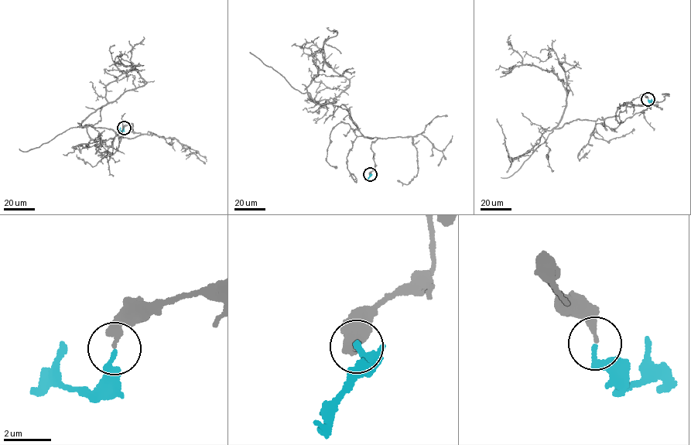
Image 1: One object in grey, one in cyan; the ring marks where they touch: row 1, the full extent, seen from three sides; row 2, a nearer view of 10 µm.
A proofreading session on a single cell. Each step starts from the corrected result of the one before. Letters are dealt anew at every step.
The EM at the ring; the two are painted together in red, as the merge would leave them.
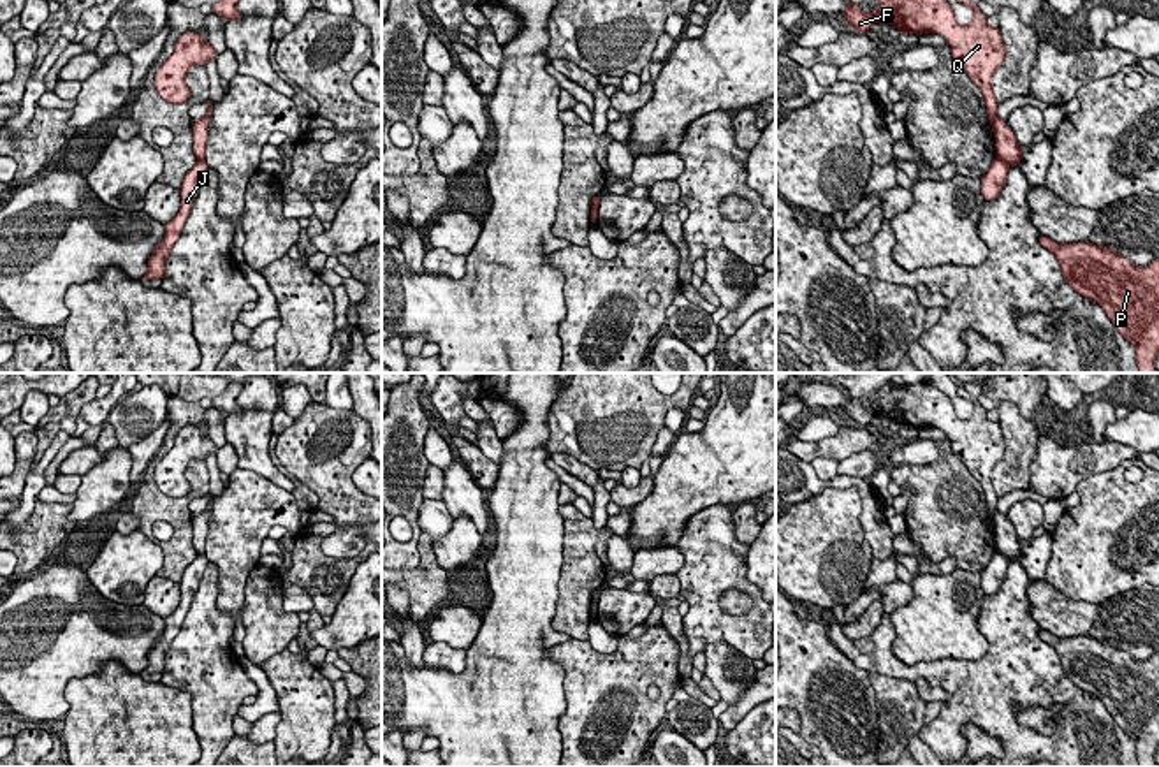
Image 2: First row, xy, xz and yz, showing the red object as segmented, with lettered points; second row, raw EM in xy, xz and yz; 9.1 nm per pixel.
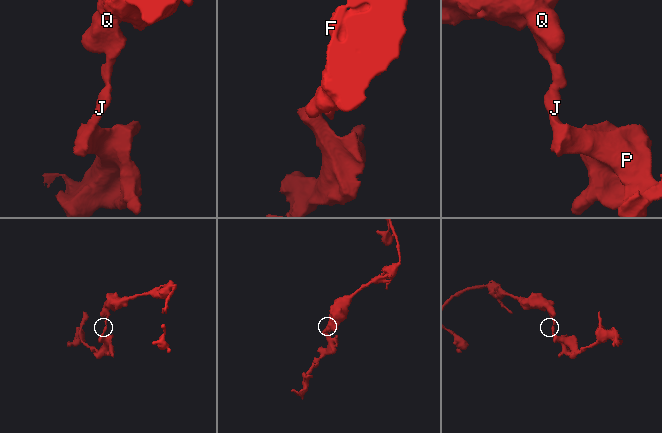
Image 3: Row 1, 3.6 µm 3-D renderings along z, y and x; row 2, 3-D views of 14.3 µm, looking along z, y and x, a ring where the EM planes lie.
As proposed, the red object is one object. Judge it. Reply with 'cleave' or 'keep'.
cleave

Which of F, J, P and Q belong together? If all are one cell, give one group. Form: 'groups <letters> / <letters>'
groups F Q / J P

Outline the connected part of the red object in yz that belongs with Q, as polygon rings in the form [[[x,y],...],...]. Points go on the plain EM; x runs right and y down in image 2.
[[[888,380],[883,387],[879,387],[878,391],[879,401],[872,406],[862,406],[856,398],[849,396],[848,389],[846,392],[848,392],[848,403],[841,406],[841,410],[848,415],[853,426],[869,426],[874,417],[885,415],[890,420],[897,420],[902,426],[902,431],[906,431],[908,426],[913,426],[916,429],[937,427],[944,431],[951,440],[953,454],[967,466],[971,475],[983,487],[990,521],[995,531],[997,552],[1004,554],[1010,561],[1020,558],[1022,547],[1017,538],[1017,531],[1013,524],[1006,519],[1006,515],[999,512],[997,508],[999,496],[992,484],[992,471],[1004,457],[1006,440],[999,420],[990,420],[987,417],[987,410],[980,405],[978,398],[971,396],[962,387],[957,389],[959,398],[964,398],[973,403],[973,415],[969,419],[959,419],[951,398],[936,389],[934,385],[930,385],[929,382],[904,384],[900,387],[895,387],[892,380]]]

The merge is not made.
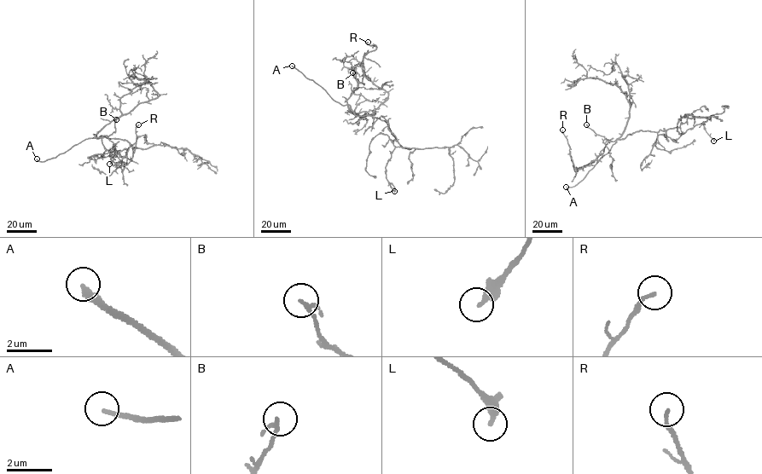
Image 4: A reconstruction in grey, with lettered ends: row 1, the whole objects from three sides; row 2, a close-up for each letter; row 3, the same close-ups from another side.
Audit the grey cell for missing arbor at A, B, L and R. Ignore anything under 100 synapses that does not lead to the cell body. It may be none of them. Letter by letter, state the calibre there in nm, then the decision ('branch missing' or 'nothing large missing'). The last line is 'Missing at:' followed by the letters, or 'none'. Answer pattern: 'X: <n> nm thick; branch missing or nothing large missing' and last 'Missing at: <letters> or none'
A: 220 nm thick; branch missing
B: 130 nm thick; nothing large missing
L: 320 nm thick; nothing large missing
R: 140 nm thick; nothing large missing
Missing at: A

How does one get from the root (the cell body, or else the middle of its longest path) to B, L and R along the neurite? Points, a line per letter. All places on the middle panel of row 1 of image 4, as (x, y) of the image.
B: (358, 115), (354, 114), (347, 102), (358, 87), (357, 80), (352, 72)
L: (358, 115), (383, 120), (395, 137), (395, 148), (385, 168), (394, 191)
R: (358, 115), (354, 114), (347, 99), (362, 81), (363, 57), (376, 49), (375, 45), (369, 44), (368, 42)

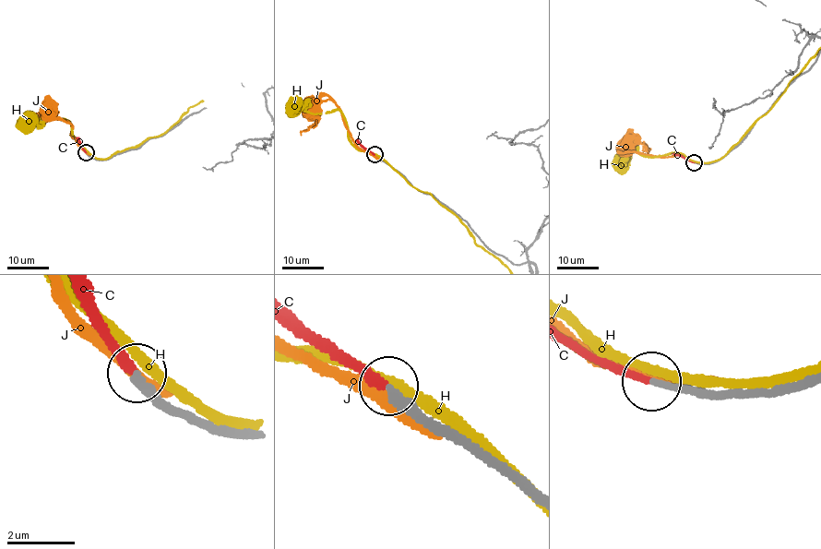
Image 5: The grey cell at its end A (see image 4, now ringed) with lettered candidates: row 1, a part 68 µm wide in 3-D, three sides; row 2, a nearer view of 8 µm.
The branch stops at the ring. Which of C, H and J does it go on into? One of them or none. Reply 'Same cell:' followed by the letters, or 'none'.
Same cell: C

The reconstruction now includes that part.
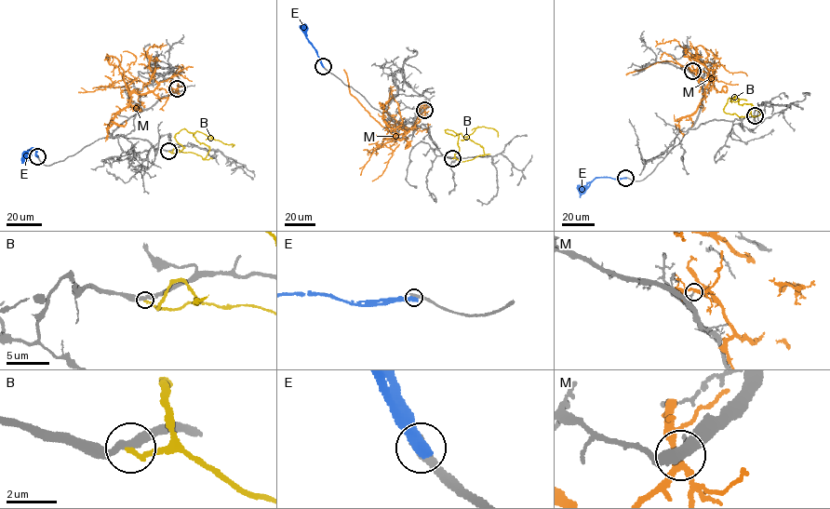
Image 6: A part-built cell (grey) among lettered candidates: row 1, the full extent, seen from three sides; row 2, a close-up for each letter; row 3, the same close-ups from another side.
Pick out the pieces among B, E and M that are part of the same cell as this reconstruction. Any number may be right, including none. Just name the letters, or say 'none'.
none

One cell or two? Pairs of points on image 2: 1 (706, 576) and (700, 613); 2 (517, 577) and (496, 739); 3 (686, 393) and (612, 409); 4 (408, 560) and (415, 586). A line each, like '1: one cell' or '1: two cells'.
1: one cell
2: one cell
3: one cell
4: two cells

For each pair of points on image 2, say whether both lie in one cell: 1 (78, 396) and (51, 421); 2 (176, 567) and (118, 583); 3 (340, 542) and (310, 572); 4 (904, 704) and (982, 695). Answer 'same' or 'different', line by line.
1: same
2: different
3: different
4: different

